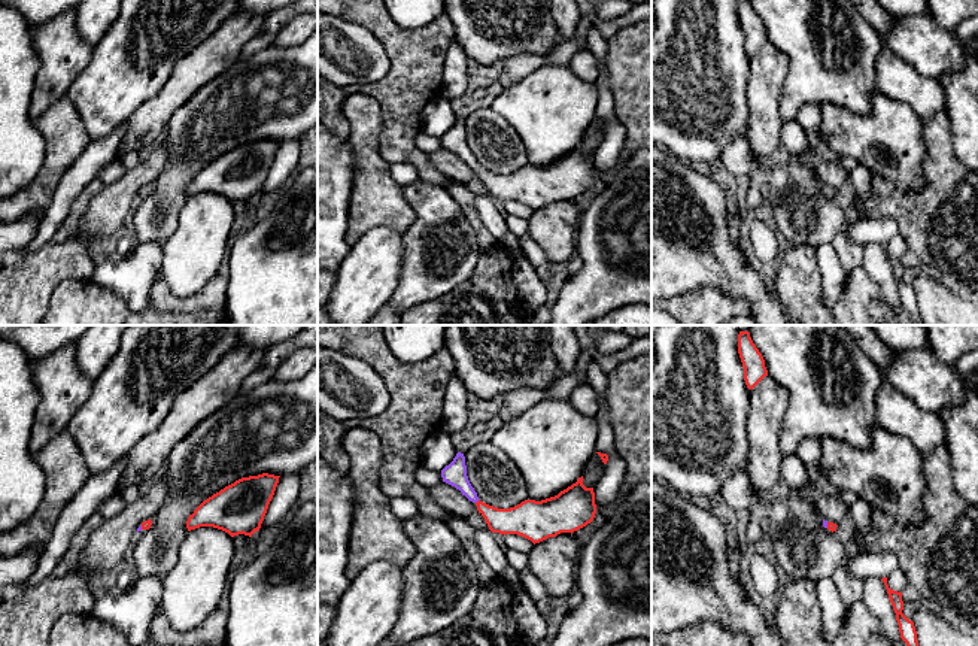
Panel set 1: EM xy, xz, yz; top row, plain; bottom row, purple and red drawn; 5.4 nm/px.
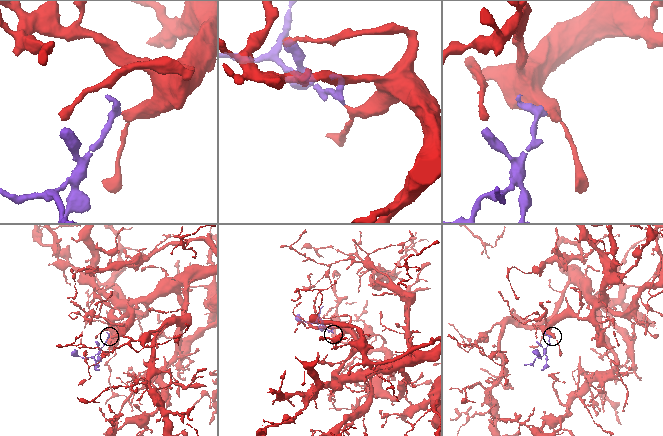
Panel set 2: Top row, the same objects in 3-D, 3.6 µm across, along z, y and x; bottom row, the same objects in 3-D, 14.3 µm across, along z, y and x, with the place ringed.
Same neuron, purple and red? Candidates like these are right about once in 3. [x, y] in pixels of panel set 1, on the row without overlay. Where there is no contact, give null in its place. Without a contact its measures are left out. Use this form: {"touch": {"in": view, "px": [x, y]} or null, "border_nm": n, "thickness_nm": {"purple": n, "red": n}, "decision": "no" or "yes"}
{"touch": {"in": "yz", "px": [826, 191]}, "border_nm": 30, "thickness_nm": {"purple": 30, "red": 50}, "decision": "yes"}

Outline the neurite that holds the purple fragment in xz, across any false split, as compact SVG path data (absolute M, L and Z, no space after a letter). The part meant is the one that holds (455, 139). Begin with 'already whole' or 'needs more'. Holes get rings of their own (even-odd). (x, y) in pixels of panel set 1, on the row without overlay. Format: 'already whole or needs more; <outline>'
needs more; M461 118L441 136L441 143L477 172L492 198L517 200L534 210L561 198L572 200L590 189L596 179L593 154L583 151L583 142L555 163L541 167L525 166L510 175L498 175L479 166Z

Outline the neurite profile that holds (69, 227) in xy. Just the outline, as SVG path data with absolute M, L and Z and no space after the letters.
M94 178L78 195L78 198L73 201L69 215L61 222L58 230L51 239L51 243L60 245L69 239L73 239L78 234L79 221L82 213L86 210L88 203L94 195L101 192L104 188L104 184Z

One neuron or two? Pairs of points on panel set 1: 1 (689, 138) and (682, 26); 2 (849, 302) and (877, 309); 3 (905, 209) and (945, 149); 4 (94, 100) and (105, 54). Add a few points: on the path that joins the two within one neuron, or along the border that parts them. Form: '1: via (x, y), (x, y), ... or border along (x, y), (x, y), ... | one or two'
1: via (689, 109), (689, 54) | one
2: border along (880, 293), (868, 309) | two
3: via (922, 200), (941, 181), (941, 166) | one
4: via (105, 88), (105, 66) | one

